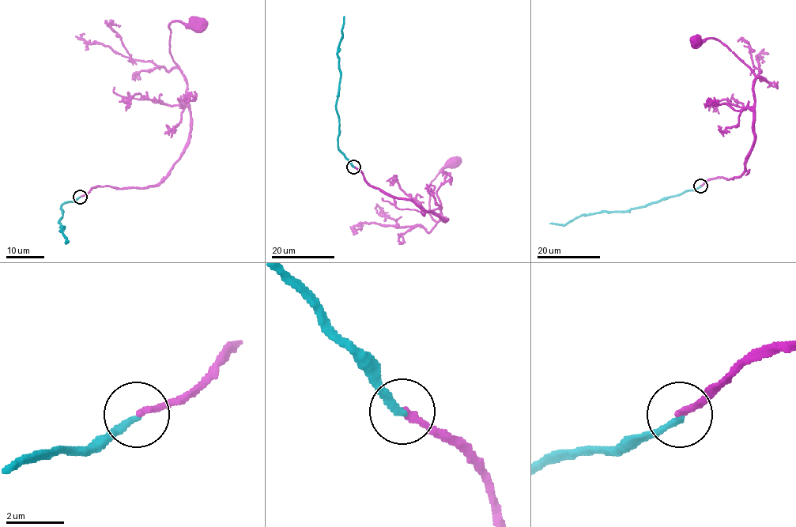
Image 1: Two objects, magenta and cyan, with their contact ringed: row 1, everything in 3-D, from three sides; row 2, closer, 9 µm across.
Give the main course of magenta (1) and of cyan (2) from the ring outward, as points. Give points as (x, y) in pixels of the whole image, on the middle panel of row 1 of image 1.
1: (353, 167), (370, 185), (411, 199), (424, 211), (447, 220), (435, 221), (430, 215), (430, 182), (453, 163)
2: (353, 167), (338, 148), (337, 137), (339, 118), (336, 111), (340, 68), (337, 48), (342, 35), (344, 16)

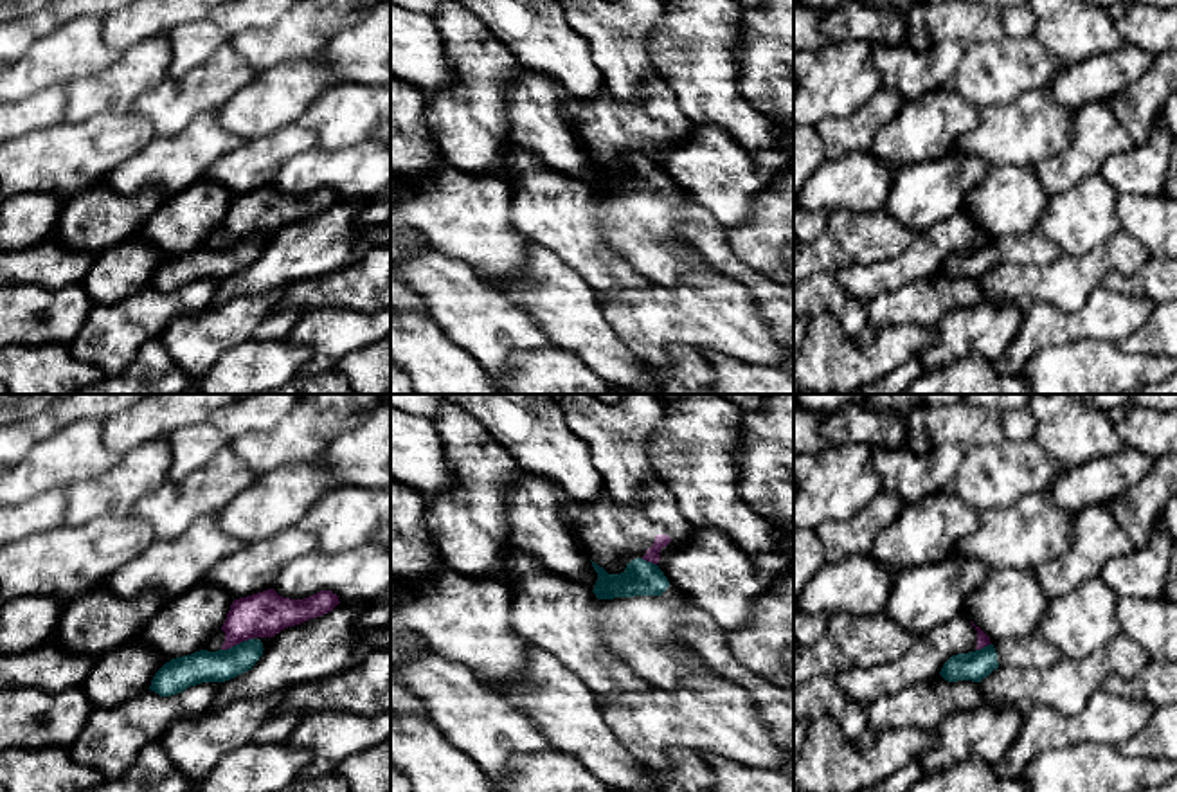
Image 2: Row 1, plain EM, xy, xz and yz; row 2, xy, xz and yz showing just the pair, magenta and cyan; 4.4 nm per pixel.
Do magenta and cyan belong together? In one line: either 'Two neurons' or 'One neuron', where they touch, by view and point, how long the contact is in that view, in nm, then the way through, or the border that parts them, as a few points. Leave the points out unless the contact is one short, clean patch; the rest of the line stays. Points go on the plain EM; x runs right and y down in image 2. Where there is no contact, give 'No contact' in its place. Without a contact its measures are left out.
Two neurons. Touches magenta at xy (236, 240). Shared border 160 nm. Boundary: xy (252, 234), (222, 247)

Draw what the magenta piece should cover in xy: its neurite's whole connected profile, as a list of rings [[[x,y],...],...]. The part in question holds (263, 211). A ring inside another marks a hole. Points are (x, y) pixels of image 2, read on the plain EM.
[[[268,185],[234,196],[223,223],[209,234],[203,247],[229,247],[254,234],[274,234],[288,223],[331,209],[338,200],[338,193],[331,187],[320,187],[304,196],[290,196]]]

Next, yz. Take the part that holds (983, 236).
[[[961,209],[916,234],[912,243],[893,259],[839,268],[837,281],[851,297],[869,302],[880,293],[893,293],[930,279],[952,252],[975,248],[988,241],[992,241],[990,234]]]

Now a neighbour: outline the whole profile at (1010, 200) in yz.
[[[1004,166],[993,167],[968,193],[963,211],[995,241],[1033,232],[1051,198],[1035,166]]]

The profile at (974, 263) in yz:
[[[1040,232],[1006,236],[981,247],[952,252],[939,272],[948,279],[981,279],[999,263],[1040,265],[1046,266],[1062,256],[1056,243]]]

